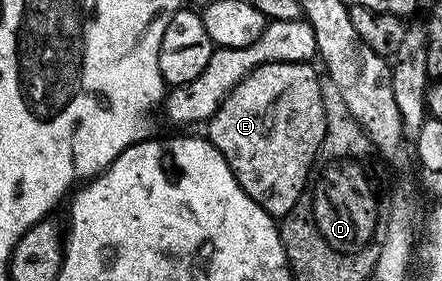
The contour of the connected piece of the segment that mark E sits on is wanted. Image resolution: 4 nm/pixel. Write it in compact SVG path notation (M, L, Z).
M270 62L264 66L257 67L253 72L249 72L239 81L231 91L227 94L227 99L217 108L217 112L206 123L205 137L207 141L213 143L221 152L221 156L229 164L229 168L234 172L235 179L241 184L241 188L251 199L257 203L260 208L270 214L272 218L281 220L293 208L293 204L297 204L297 200L301 196L303 187L306 186L311 168L315 164L315 157L321 148L321 140L325 136L327 129L325 128L325 104L323 96L325 86L319 83L319 74L314 70L311 62Z

